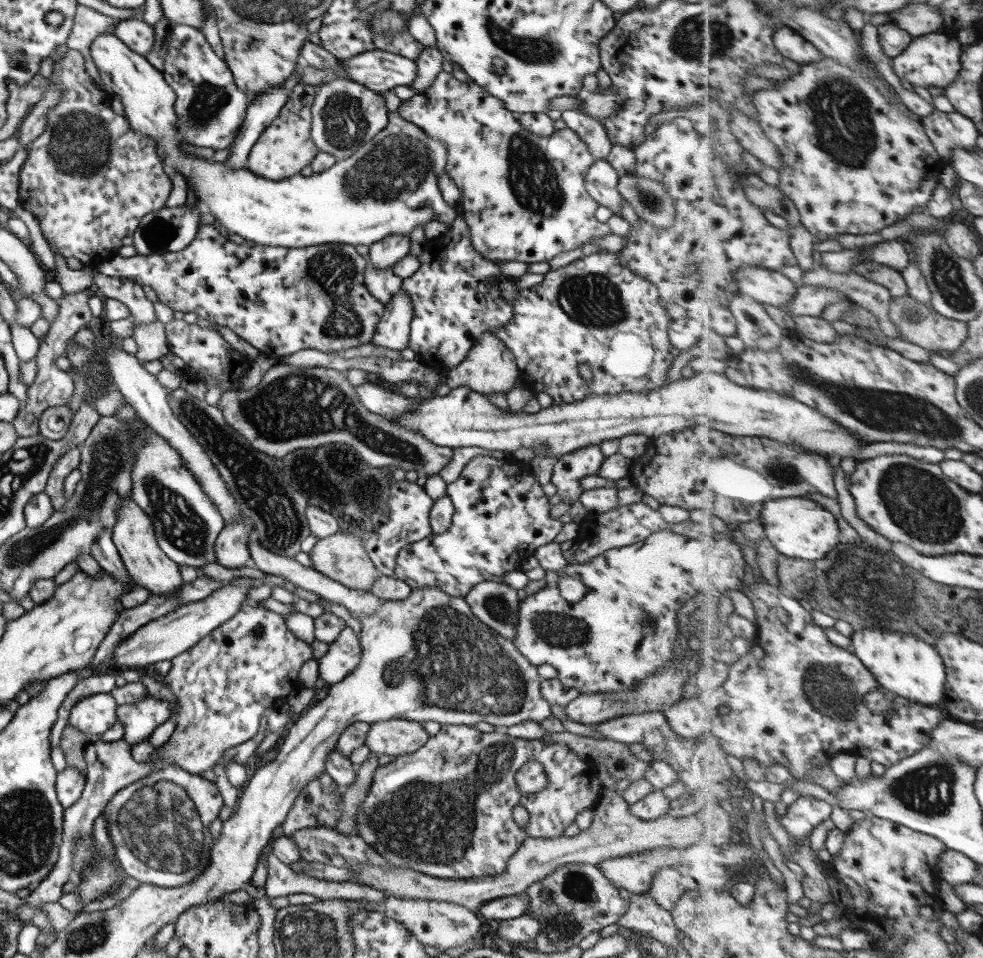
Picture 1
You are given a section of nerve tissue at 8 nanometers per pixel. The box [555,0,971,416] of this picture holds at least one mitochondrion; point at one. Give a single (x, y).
(843, 127)

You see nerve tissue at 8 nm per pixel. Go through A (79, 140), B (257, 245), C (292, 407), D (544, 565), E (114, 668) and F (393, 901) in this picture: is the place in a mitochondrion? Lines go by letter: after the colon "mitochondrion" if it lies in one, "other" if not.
A: mitochondrion
B: other
C: mitochondrion
D: other
E: other
F: other

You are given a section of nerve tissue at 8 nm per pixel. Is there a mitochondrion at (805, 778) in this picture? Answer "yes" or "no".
no

